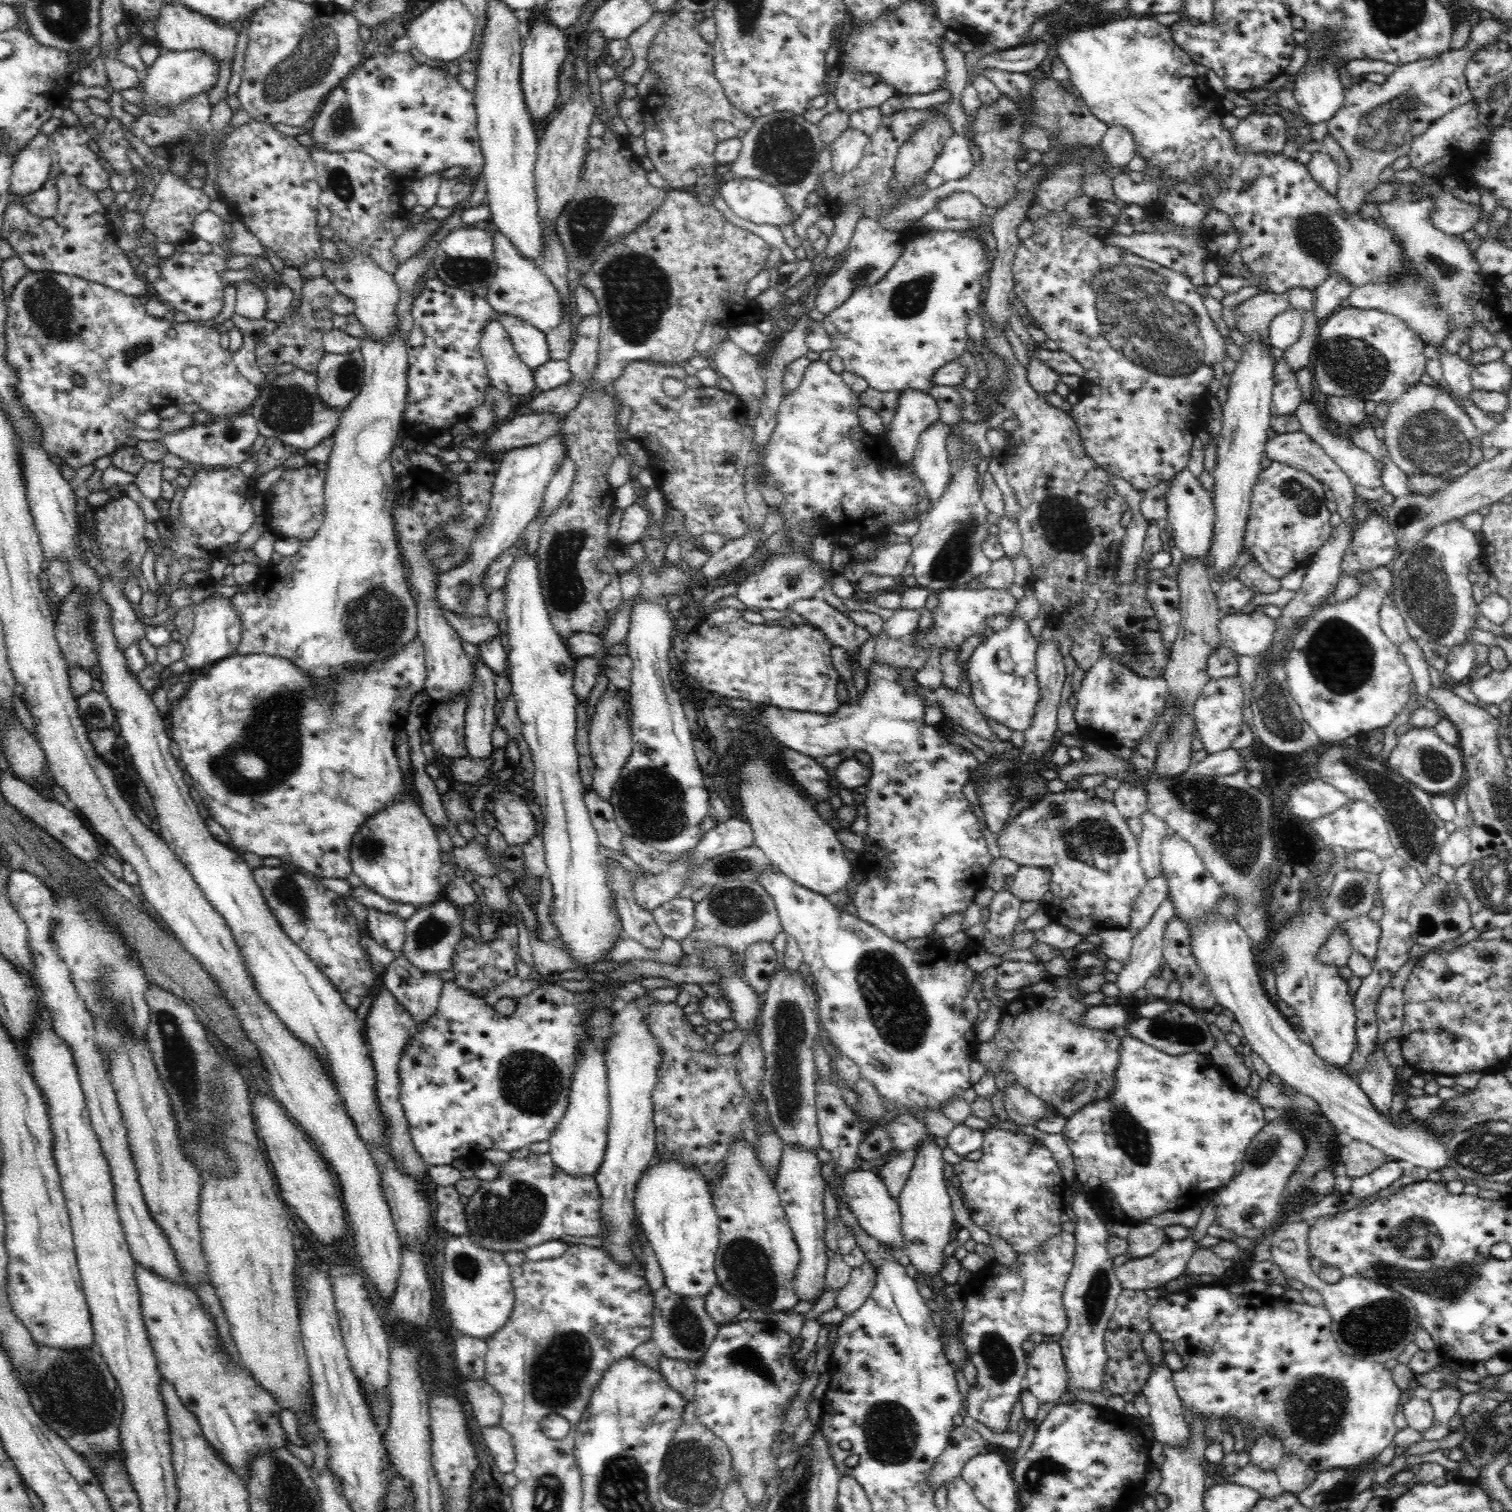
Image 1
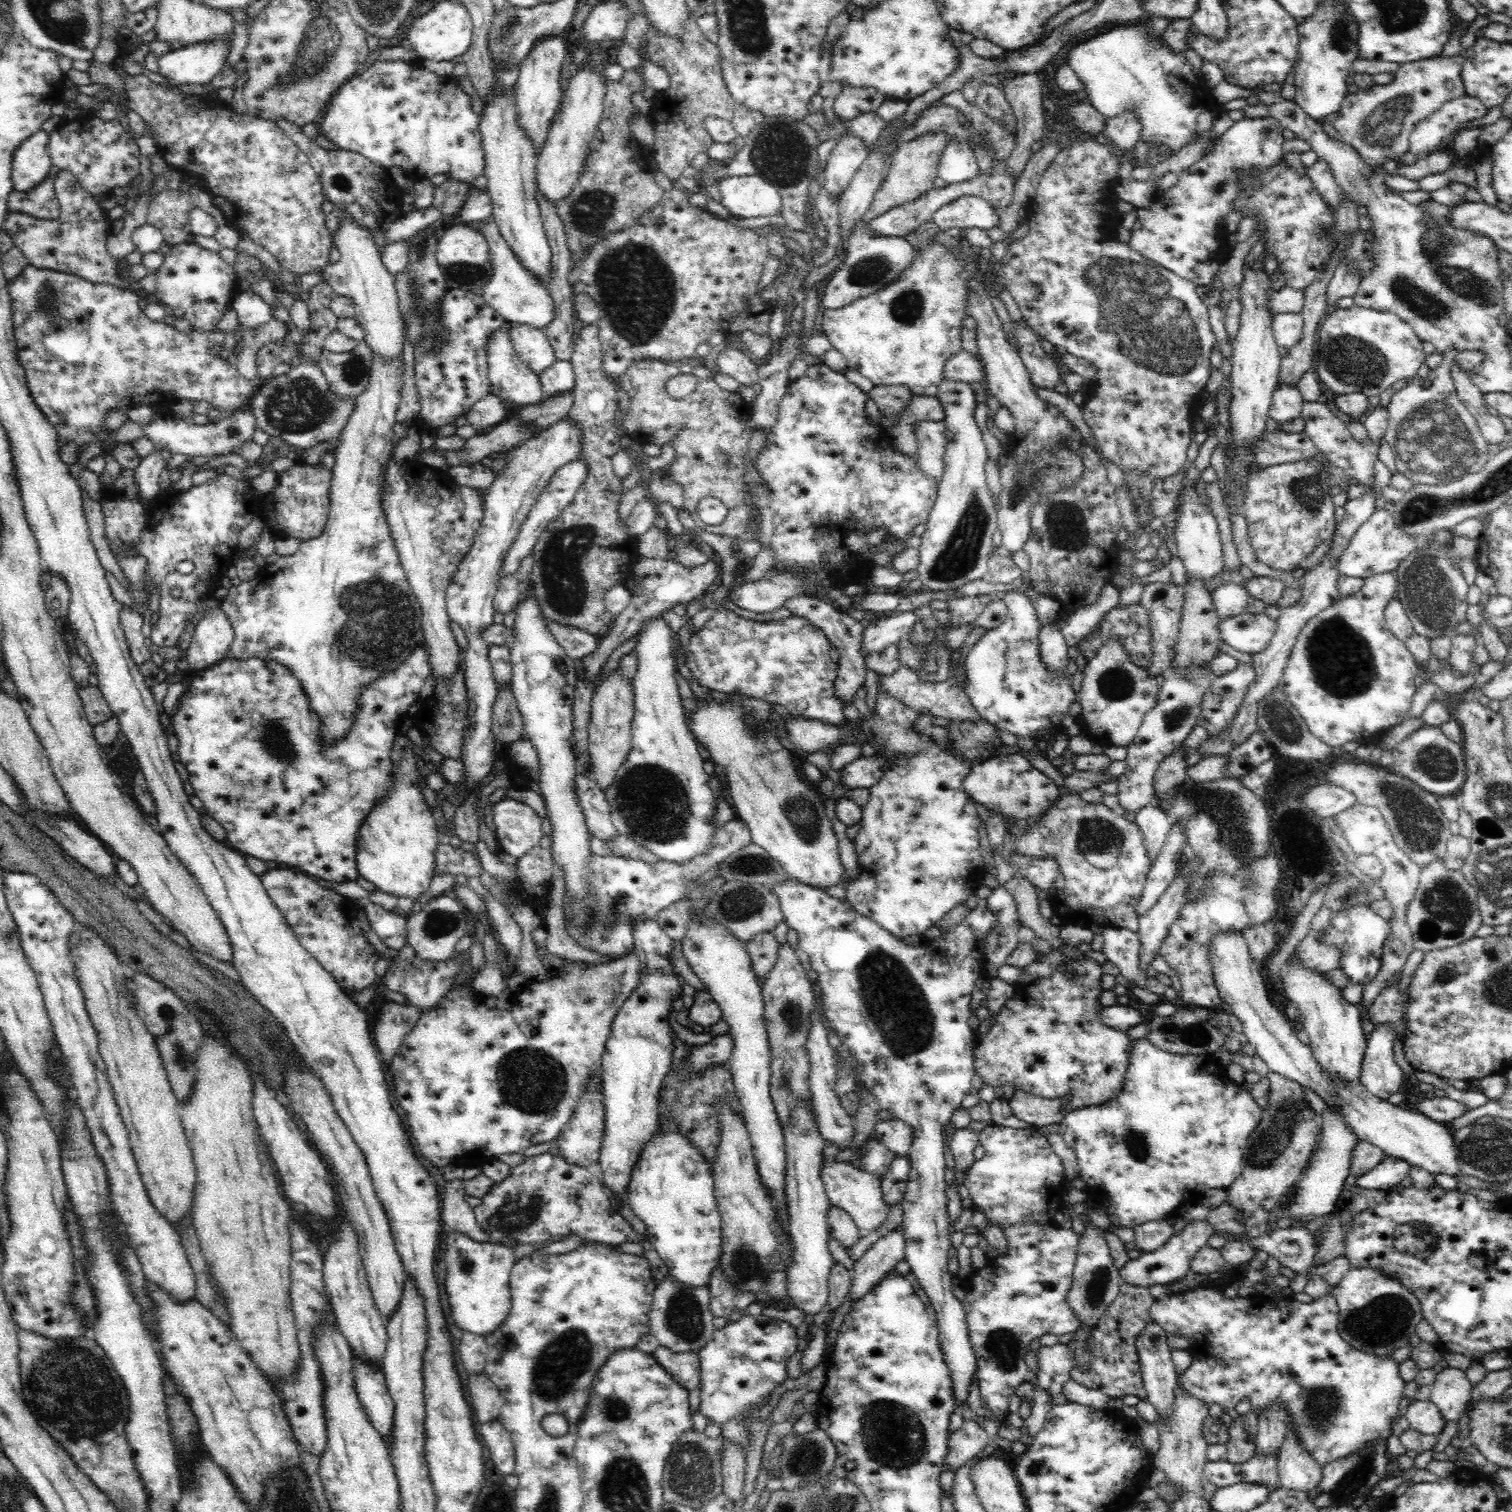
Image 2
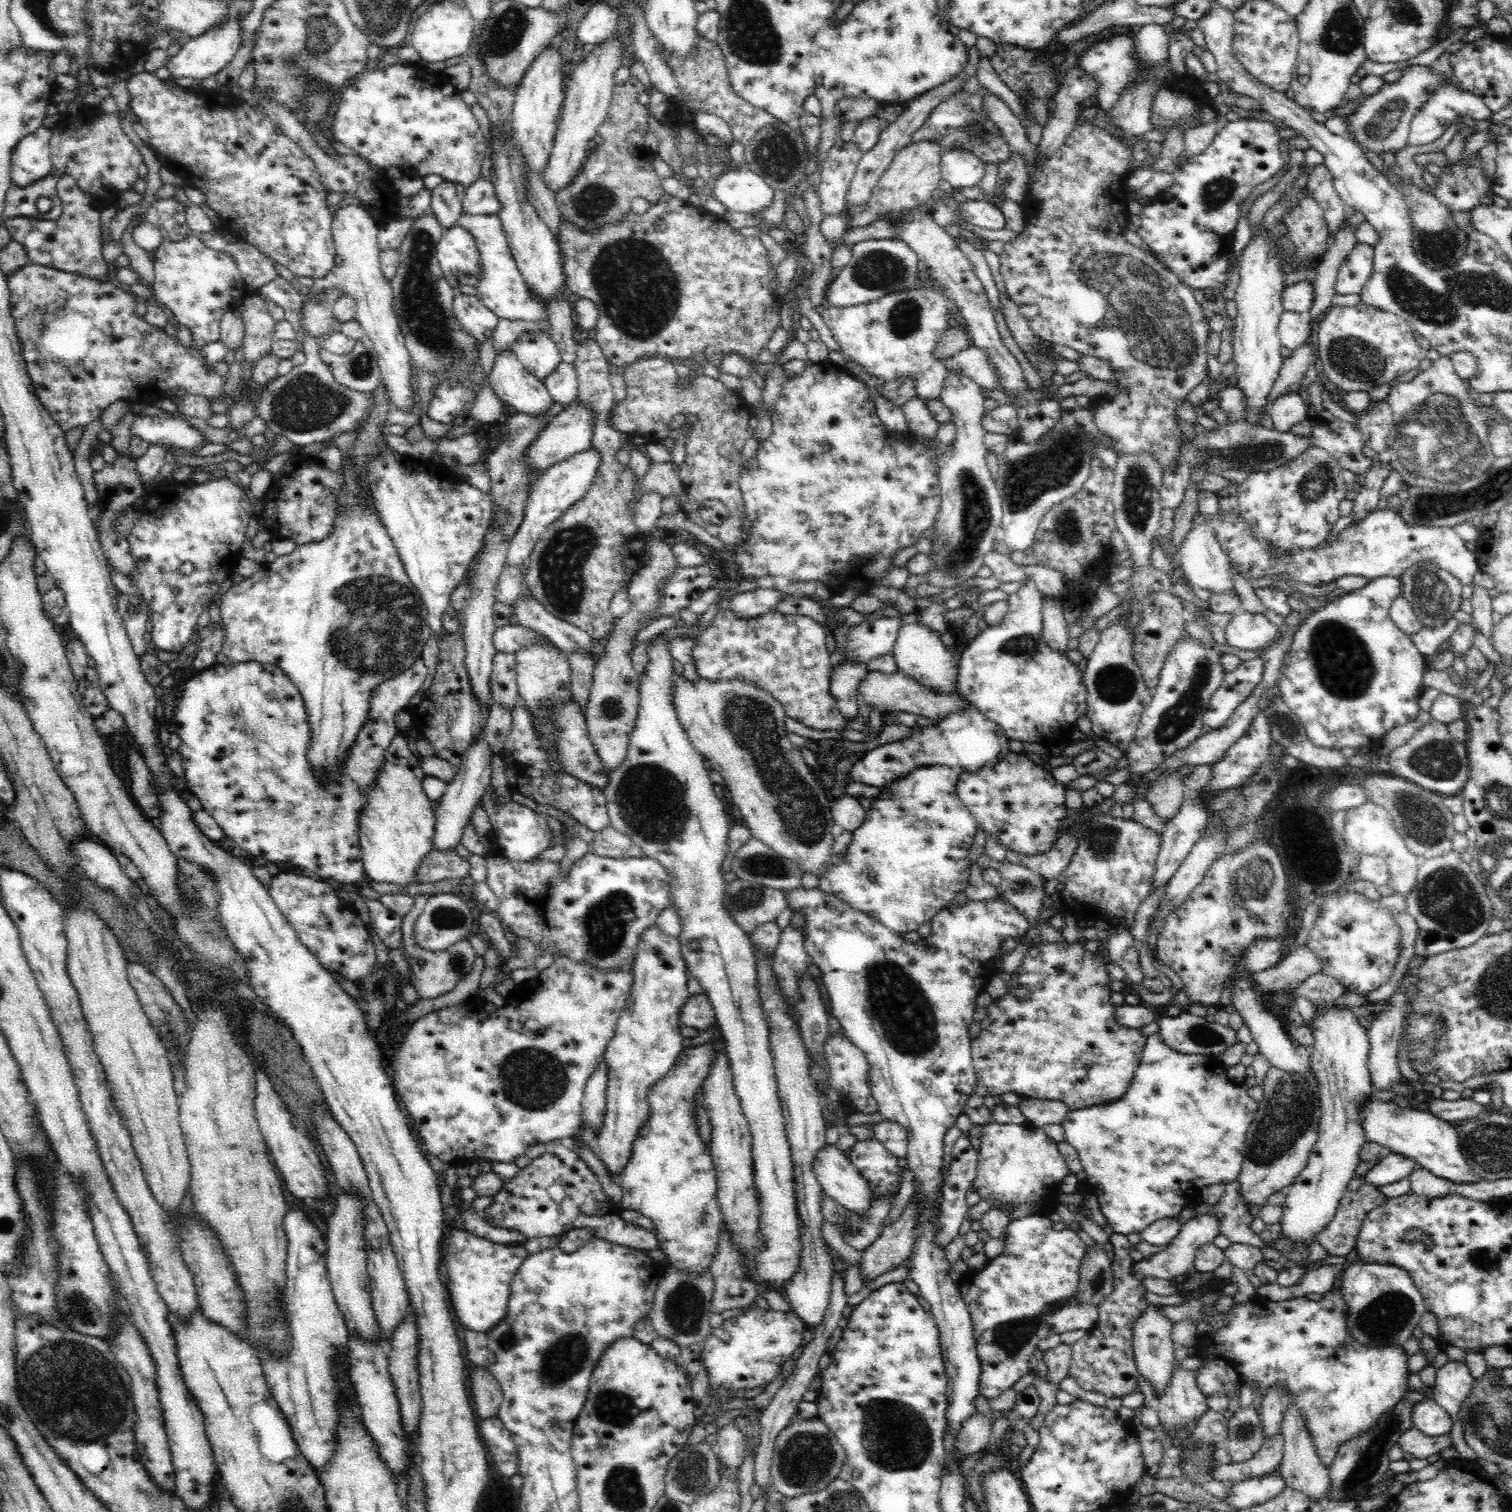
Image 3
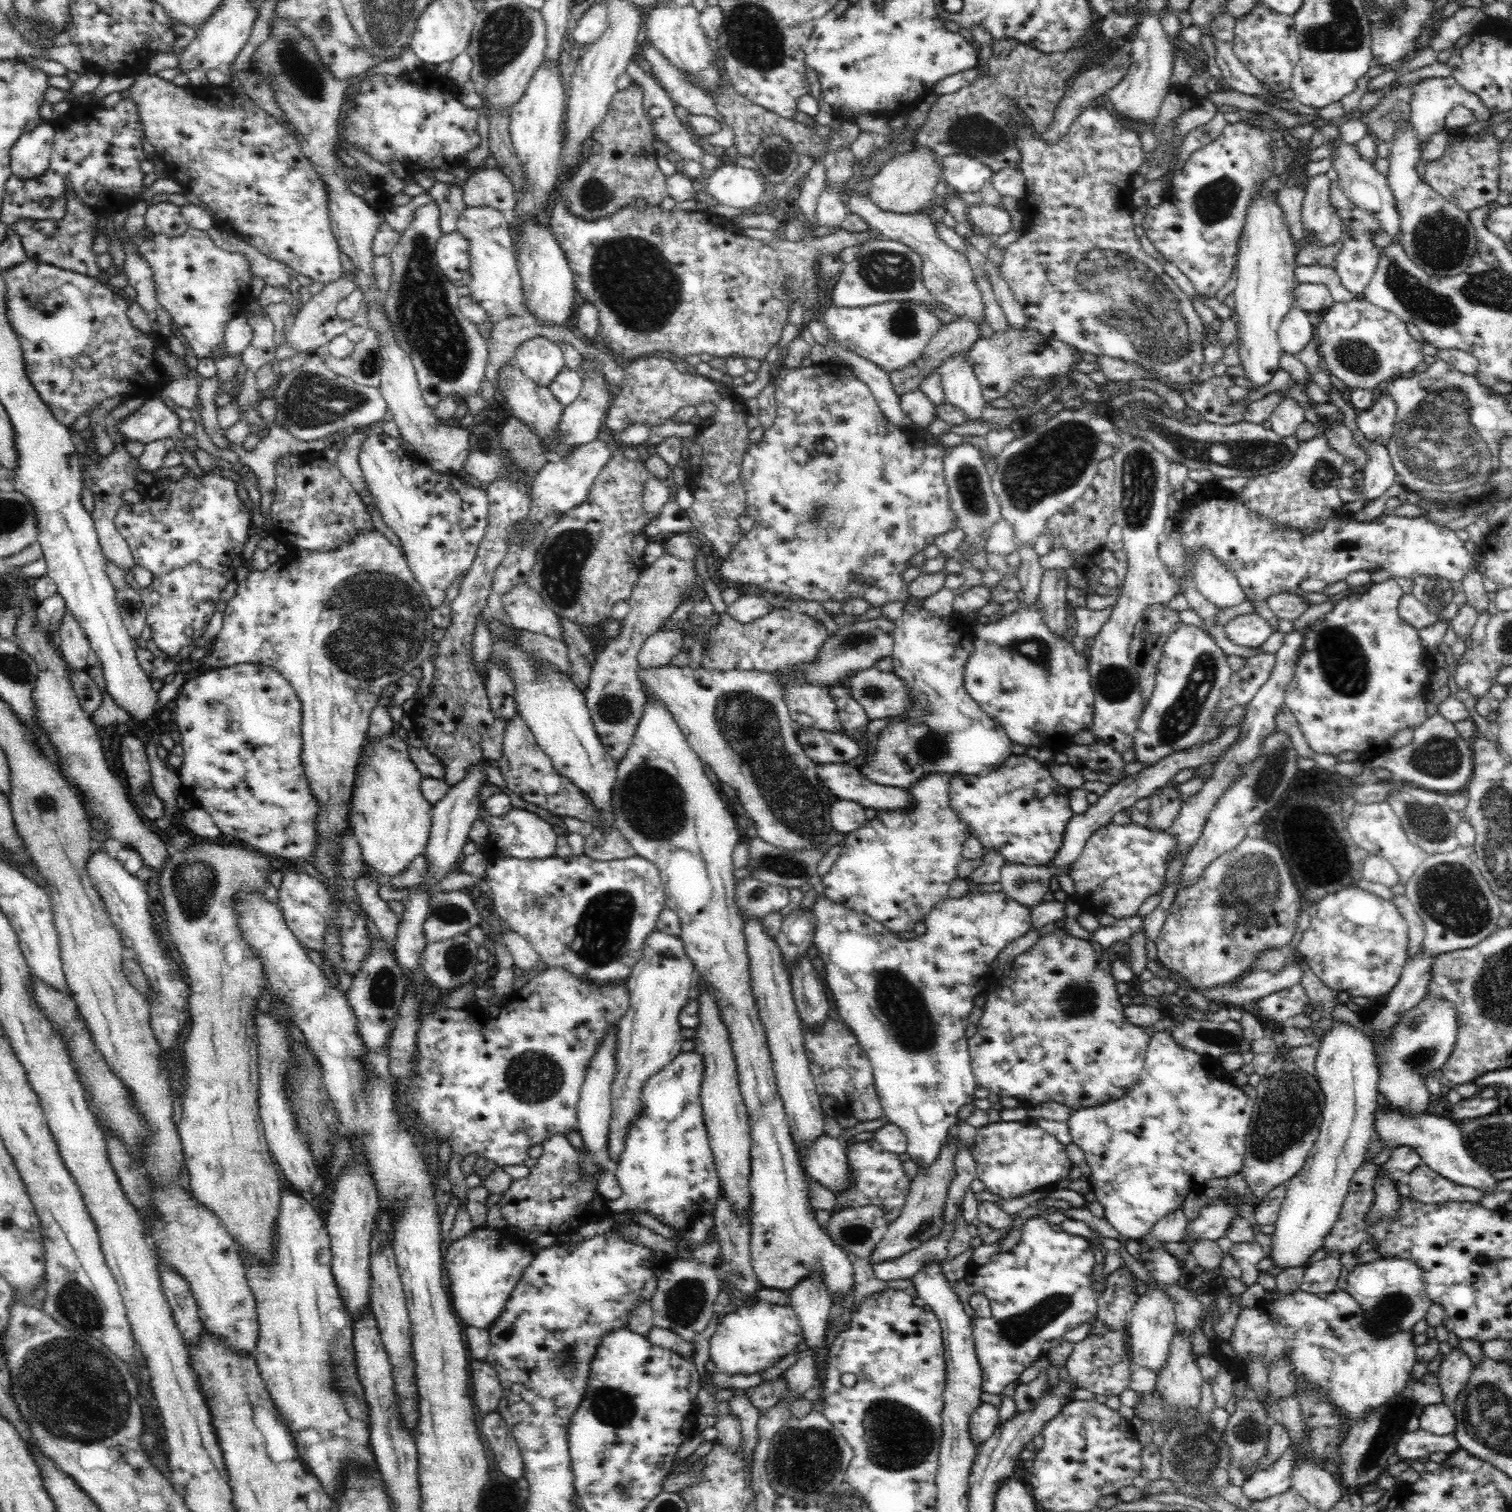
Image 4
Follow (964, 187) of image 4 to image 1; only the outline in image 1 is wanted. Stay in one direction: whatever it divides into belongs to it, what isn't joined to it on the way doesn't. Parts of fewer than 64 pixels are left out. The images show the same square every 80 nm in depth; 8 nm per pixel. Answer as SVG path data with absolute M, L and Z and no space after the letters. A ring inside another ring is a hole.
M956 133L944 142L940 154L934 161L933 170L944 182L966 177L975 164L968 147L968 140Z

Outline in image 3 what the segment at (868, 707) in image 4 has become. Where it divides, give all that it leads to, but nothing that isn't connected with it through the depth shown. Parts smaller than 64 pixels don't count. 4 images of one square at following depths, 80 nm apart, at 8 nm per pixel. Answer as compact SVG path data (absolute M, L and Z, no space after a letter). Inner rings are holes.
M897 670L894 674L868 671L863 681L859 684L857 692L860 703L864 708L874 704L878 710L898 710L920 714L926 718L941 719L950 713L963 711L970 706L967 698L959 694L957 690L952 692L938 692L925 684L920 684L915 678L908 676L905 672Z

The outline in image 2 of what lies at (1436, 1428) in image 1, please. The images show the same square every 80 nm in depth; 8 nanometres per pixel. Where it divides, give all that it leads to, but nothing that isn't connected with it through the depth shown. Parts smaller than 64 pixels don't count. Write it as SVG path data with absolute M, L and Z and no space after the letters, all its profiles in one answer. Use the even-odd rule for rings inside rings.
M1447 1366L1436 1373L1429 1400L1438 1407L1444 1421L1456 1422L1470 1398L1472 1387L1464 1371Z

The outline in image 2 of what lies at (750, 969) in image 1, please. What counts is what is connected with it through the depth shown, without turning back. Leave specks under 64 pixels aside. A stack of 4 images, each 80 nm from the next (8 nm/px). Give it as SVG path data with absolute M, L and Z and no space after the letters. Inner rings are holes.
M764 933L749 940L745 947L750 963L752 963L754 977L762 987L767 980L767 974L775 967L778 958L776 938L772 933Z

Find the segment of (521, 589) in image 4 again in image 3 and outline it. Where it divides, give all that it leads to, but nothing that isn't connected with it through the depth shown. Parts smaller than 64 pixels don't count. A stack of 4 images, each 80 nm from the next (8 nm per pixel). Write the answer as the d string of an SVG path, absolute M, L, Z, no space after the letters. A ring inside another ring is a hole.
M522 595L514 604L518 625L527 629L537 630L552 645L556 645L566 656L574 652L591 653L593 639L585 630L564 622L548 613L544 605L534 598L524 599Z

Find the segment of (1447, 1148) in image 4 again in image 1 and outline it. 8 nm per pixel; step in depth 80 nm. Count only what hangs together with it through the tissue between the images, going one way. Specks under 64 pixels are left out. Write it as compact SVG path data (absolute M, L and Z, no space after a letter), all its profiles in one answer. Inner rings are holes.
M1170 830L1166 832L1166 836L1162 836L1160 840L1160 866L1162 875L1166 879L1168 885L1167 898L1172 901L1174 907L1174 918L1182 919L1186 923L1186 927L1190 929L1190 953L1192 959L1196 961L1198 969L1202 971L1202 975L1206 977L1206 982L1210 985L1216 1003L1234 1013L1234 1017L1244 1031L1247 1044L1252 1047L1256 1055L1260 1055L1264 1062L1268 1064L1272 1074L1276 1074L1286 1085L1290 1085L1296 1092L1310 1096L1323 1115L1336 1127L1336 1131L1347 1140L1361 1141L1380 1149L1390 1160L1397 1161L1403 1165L1422 1167L1428 1170L1438 1170L1448 1166L1448 1153L1446 1153L1445 1145L1438 1144L1437 1136L1434 1132L1427 1130L1421 1124L1412 1122L1408 1116L1403 1115L1401 1121L1406 1124L1400 1124L1398 1128L1392 1124L1392 1118L1380 1115L1376 1108L1372 1107L1372 1103L1362 1092L1359 1083L1356 1083L1351 1076L1348 1076L1342 1070L1328 1065L1316 1055L1311 1045L1307 1045L1298 1038L1293 1026L1289 1020L1284 1017L1275 1005L1270 1001L1265 989L1262 986L1260 973L1257 968L1255 954L1252 952L1253 942L1248 938L1245 930L1240 926L1236 918L1226 918L1215 912L1215 908L1223 899L1224 893L1221 886L1216 882L1212 873L1204 866L1200 856L1196 852L1196 848L1187 840L1178 836Z

